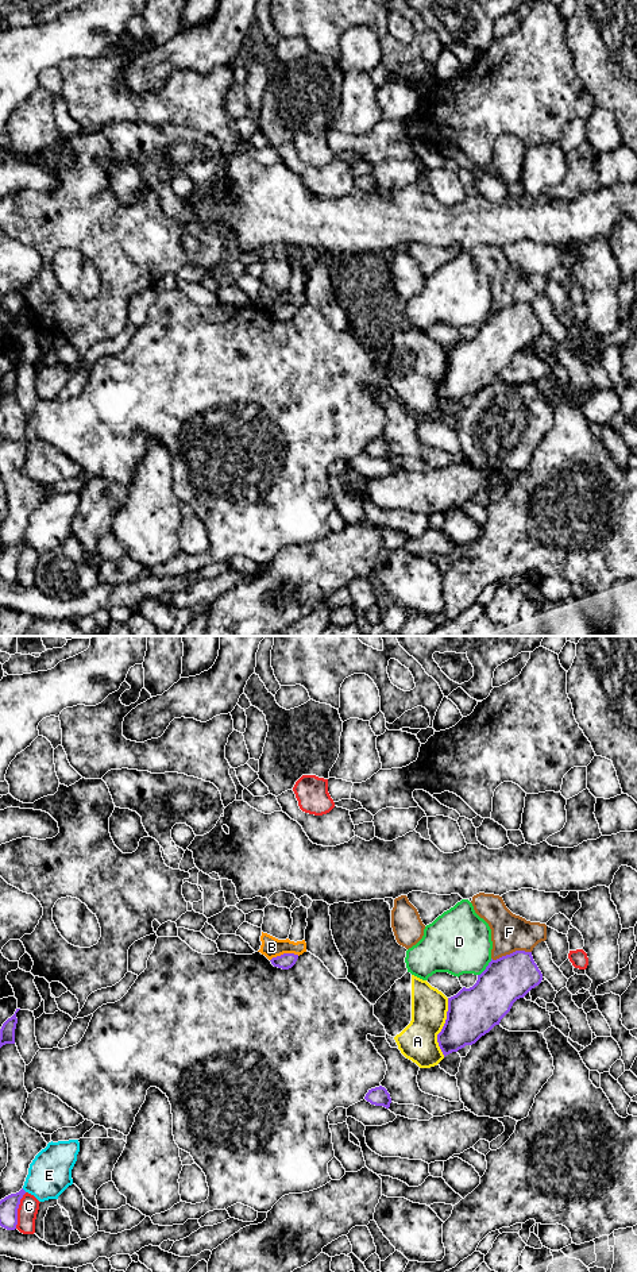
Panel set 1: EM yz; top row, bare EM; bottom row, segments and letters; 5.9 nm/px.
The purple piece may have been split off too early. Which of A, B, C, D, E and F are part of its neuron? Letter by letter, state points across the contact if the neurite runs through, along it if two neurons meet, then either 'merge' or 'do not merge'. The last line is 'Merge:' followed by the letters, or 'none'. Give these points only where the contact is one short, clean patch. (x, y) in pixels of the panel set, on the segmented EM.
A: do not merge
B: along yz (298, 955), (281, 954), (270, 960) | do not merge
C: do not merge
D: do not merge
E: do not merge
F: do not merge
Merge: none

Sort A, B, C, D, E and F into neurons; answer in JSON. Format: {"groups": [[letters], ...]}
{"groups": [["A"], ["B"], ["C"], ["D"], ["E"], ["F"]]}

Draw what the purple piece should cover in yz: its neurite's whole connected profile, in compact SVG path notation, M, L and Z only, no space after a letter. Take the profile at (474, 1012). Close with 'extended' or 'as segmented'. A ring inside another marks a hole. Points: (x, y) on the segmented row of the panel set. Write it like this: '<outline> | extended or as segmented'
M516 951L497 960L491 959L486 970L478 975L478 980L472 987L463 987L456 995L448 998L447 1019L437 1034L437 1042L444 1057L466 1045L475 1044L495 1025L499 1025L513 1003L524 998L541 980L543 974L534 963L532 952Z | as segmented

